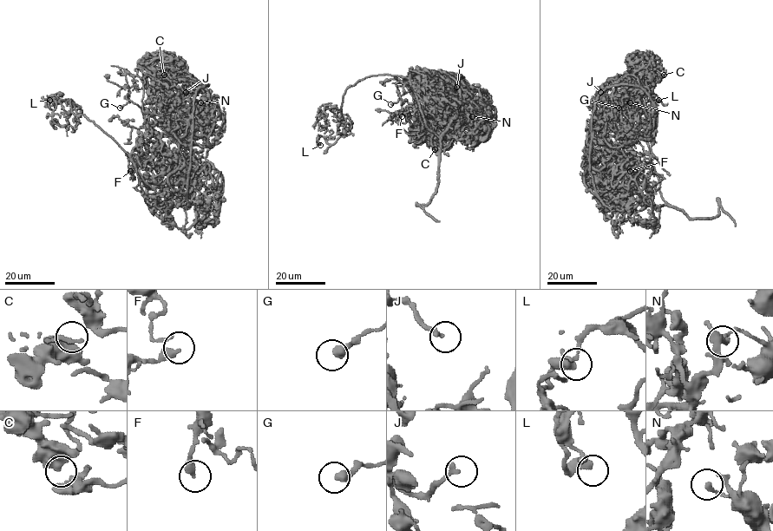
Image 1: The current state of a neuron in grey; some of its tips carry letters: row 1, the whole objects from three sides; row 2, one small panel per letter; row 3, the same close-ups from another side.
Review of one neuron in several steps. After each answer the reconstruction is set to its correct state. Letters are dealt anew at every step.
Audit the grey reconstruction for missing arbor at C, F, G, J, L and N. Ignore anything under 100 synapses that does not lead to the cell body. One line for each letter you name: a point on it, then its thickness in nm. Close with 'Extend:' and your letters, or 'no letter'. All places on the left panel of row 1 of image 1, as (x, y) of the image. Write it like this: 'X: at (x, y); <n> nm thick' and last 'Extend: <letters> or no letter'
Extend: no letter

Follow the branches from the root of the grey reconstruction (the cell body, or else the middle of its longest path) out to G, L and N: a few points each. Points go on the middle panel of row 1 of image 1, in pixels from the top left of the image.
G: (417, 90), (421, 115), (406, 86), (397, 87), (401, 98), (390, 104)
L: (417, 90), (412, 74), (359, 79), (343, 96), (350, 134), (333, 144), (318, 135), (320, 145)
N: (417, 90), (429, 83), (442, 97), (439, 126), (455, 139), (479, 139), (472, 116)

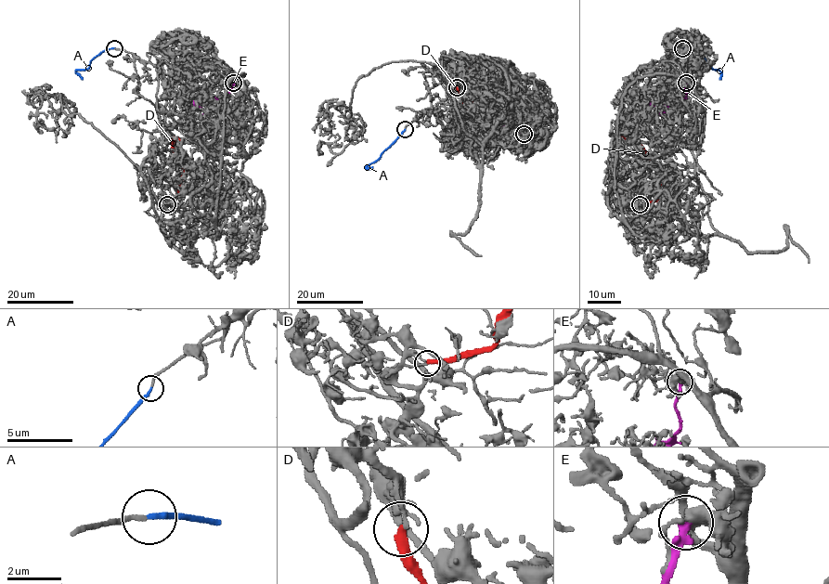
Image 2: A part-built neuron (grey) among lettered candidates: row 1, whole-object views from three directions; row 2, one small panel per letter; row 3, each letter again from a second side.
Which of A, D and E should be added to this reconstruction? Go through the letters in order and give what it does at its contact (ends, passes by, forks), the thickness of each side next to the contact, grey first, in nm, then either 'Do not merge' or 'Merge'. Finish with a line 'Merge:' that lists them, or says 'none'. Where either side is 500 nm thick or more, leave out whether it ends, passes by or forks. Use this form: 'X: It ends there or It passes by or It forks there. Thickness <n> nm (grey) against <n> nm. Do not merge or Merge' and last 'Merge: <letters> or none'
A: It ends there. Thickness 180 nm (grey) against 220 nm. Merge
D: It ends there. Thickness 130 nm (grey) against 380 nm. Do not merge
E: It ends there. Thickness 400 nm (grey) against 280 nm. Do not merge
Merge: A

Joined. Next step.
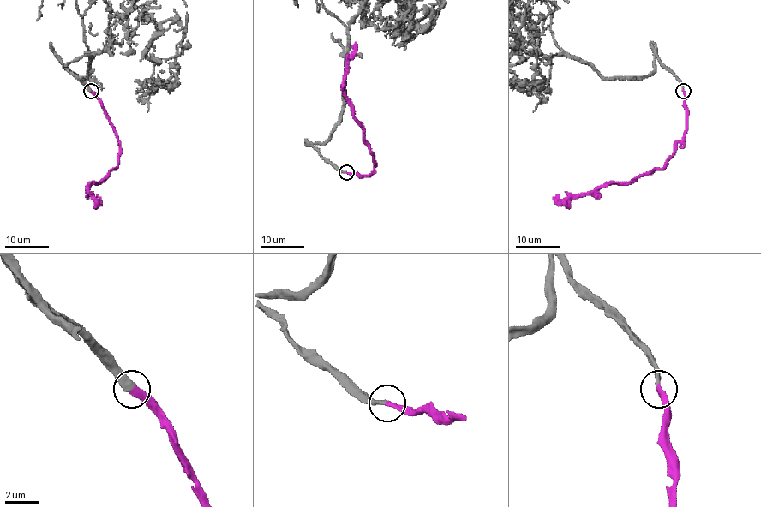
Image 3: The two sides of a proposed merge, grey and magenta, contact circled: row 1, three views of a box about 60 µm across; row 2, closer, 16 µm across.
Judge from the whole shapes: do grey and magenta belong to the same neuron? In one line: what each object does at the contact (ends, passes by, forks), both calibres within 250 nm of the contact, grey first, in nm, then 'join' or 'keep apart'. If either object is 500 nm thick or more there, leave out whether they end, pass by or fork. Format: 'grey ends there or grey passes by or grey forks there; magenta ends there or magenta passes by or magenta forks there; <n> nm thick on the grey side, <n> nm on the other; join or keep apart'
grey ends there; magenta ends there; 380 nm thick on the grey side, 360 nm on the other; join

